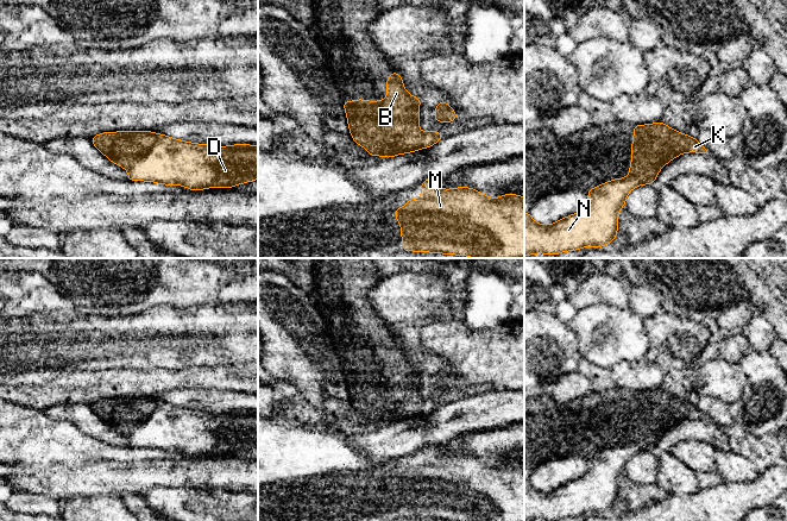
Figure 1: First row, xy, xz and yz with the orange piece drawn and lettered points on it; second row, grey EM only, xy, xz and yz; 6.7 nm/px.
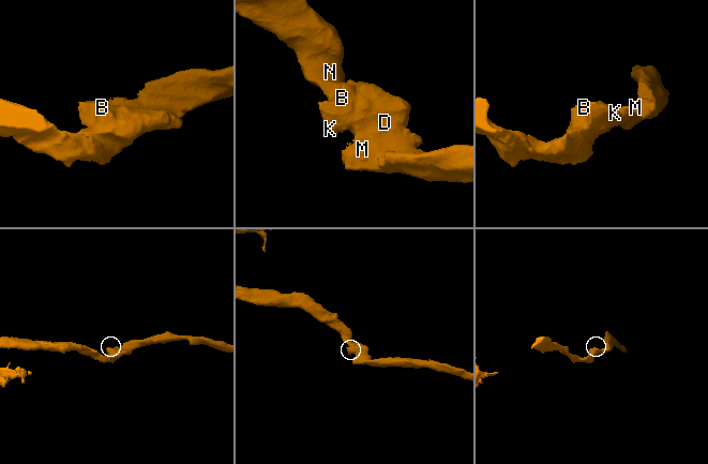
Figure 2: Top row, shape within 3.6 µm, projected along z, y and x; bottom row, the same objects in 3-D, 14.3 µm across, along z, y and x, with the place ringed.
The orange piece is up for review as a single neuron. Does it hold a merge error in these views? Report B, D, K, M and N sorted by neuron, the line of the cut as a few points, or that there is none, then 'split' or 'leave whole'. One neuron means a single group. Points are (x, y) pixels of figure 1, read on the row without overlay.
B D M N / K; cut in xz along (411, 363), (404, 378), (375, 383), (367, 416); split

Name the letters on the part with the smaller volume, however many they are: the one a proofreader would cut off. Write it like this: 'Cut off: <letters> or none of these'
Cut off: K

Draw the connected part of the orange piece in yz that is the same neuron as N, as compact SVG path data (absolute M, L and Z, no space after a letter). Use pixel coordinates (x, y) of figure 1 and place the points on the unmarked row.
M632 412L629 442L588 457L588 469L583 477L552 491L537 490L524 478L524 521L559 521L585 513L603 514L613 508L618 477L625 473L627 462L641 451L655 451L655 444L663 432L662 418Z

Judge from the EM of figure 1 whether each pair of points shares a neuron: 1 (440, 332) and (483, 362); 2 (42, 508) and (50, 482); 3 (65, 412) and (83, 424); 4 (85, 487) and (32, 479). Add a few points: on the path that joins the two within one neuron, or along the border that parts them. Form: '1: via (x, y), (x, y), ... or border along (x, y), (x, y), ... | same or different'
1: via (451, 340), (467, 355), (472, 356) | same
2: border along (19, 490), (45, 494), (56, 498) | different
3: via (70, 413), (79, 419) | same
4: via (71, 481), (45, 481) | same

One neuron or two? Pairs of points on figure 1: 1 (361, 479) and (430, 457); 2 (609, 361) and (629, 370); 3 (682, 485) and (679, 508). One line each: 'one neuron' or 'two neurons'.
1: one neuron
2: two neurons
3: two neurons

